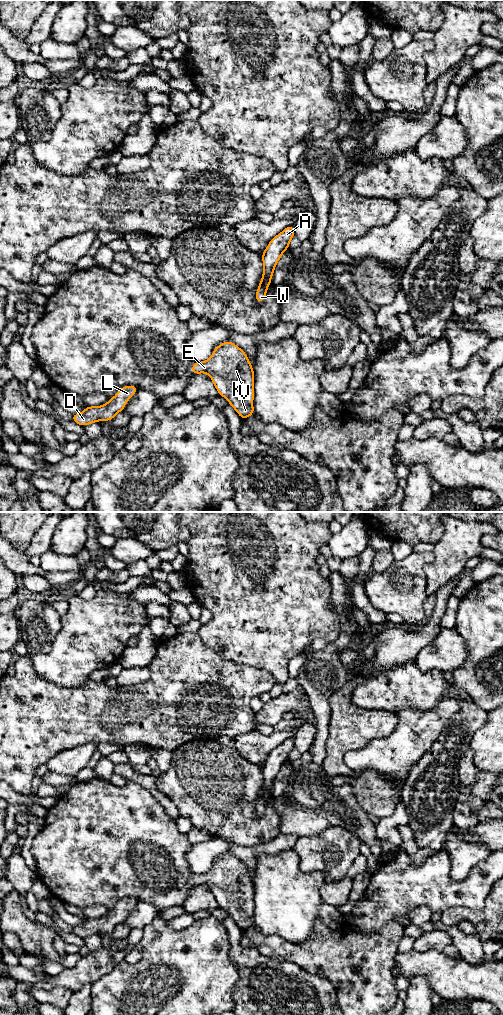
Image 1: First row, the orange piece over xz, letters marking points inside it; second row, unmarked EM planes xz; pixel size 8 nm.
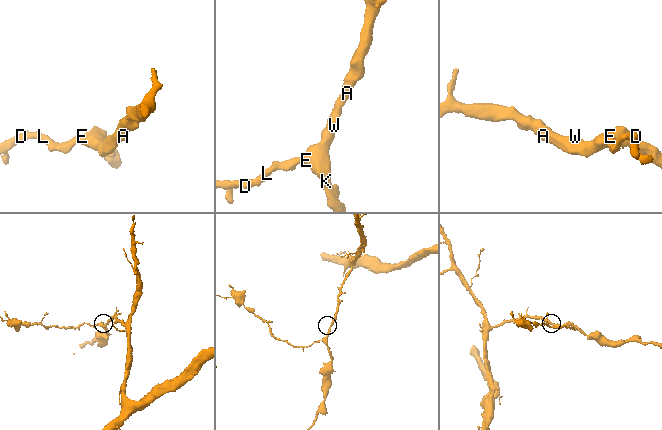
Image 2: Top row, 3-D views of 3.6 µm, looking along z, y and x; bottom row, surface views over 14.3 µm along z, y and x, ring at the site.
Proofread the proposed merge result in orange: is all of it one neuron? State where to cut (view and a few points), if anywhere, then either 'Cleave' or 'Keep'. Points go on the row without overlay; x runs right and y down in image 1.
No split. Keep

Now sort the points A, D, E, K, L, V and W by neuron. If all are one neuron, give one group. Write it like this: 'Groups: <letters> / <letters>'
Groups: A D E K L V W

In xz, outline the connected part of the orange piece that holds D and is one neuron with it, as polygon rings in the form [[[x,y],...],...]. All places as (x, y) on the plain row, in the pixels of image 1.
[[[124,898],[117,906],[102,918],[86,918],[86,921],[78,926],[71,927],[73,933],[81,938],[99,934],[100,932],[111,933],[113,929],[123,923],[129,910],[132,909],[139,900],[137,898]]]

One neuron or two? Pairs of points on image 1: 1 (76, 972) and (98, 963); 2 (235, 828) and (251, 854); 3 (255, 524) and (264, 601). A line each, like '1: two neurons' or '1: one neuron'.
1: one neuron
2: two neurons
3: one neuron

